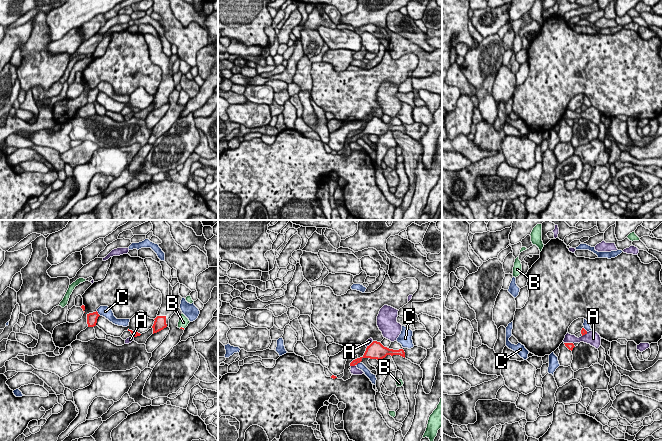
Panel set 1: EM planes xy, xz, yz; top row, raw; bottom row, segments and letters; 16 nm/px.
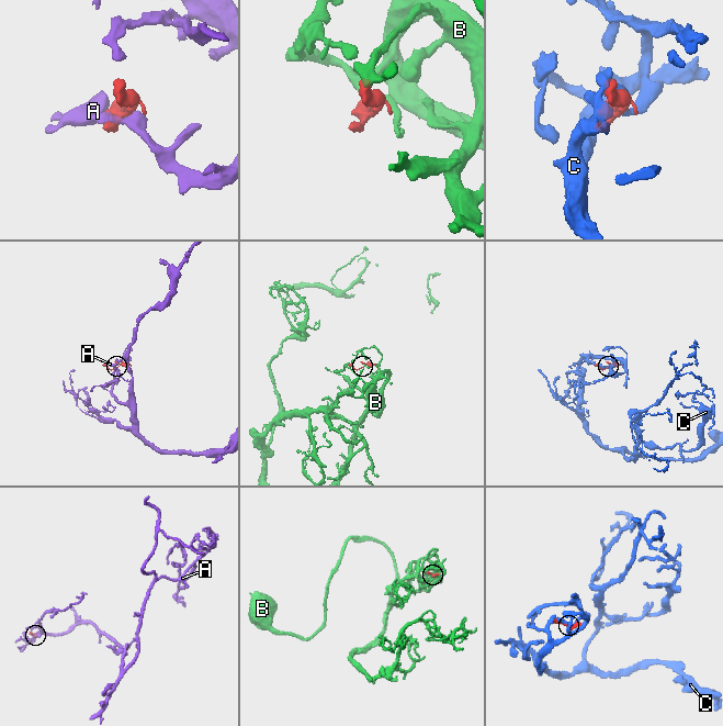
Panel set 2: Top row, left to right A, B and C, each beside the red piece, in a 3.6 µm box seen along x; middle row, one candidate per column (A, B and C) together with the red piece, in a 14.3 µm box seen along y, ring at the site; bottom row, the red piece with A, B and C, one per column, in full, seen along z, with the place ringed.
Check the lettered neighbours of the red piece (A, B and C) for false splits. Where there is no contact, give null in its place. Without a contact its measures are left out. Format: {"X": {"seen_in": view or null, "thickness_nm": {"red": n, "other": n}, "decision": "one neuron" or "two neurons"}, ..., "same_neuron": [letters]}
{"A": {"seen_in": "xz", "thickness_nm": {"red": 90, "other": 130}, "decision": "two neurons"}, "B": {"seen_in": "xy", "thickness_nm": {"red": 30, "other": 160}, "decision": "one neuron"}, "C": {"seen_in": "xy", "thickness_nm": {"red": 160, "other": 190}, "decision": "two neurons"}, "same_neuron": ["B"]}

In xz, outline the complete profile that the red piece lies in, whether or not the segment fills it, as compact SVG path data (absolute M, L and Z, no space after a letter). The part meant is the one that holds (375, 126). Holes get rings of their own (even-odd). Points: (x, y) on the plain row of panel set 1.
M373 117L369 122L367 122L364 131L360 134L353 136L350 142L355 142L362 137L363 134L377 135L381 136L387 131L400 131L405 134L405 128L403 125L393 126L384 123L380 118Z

